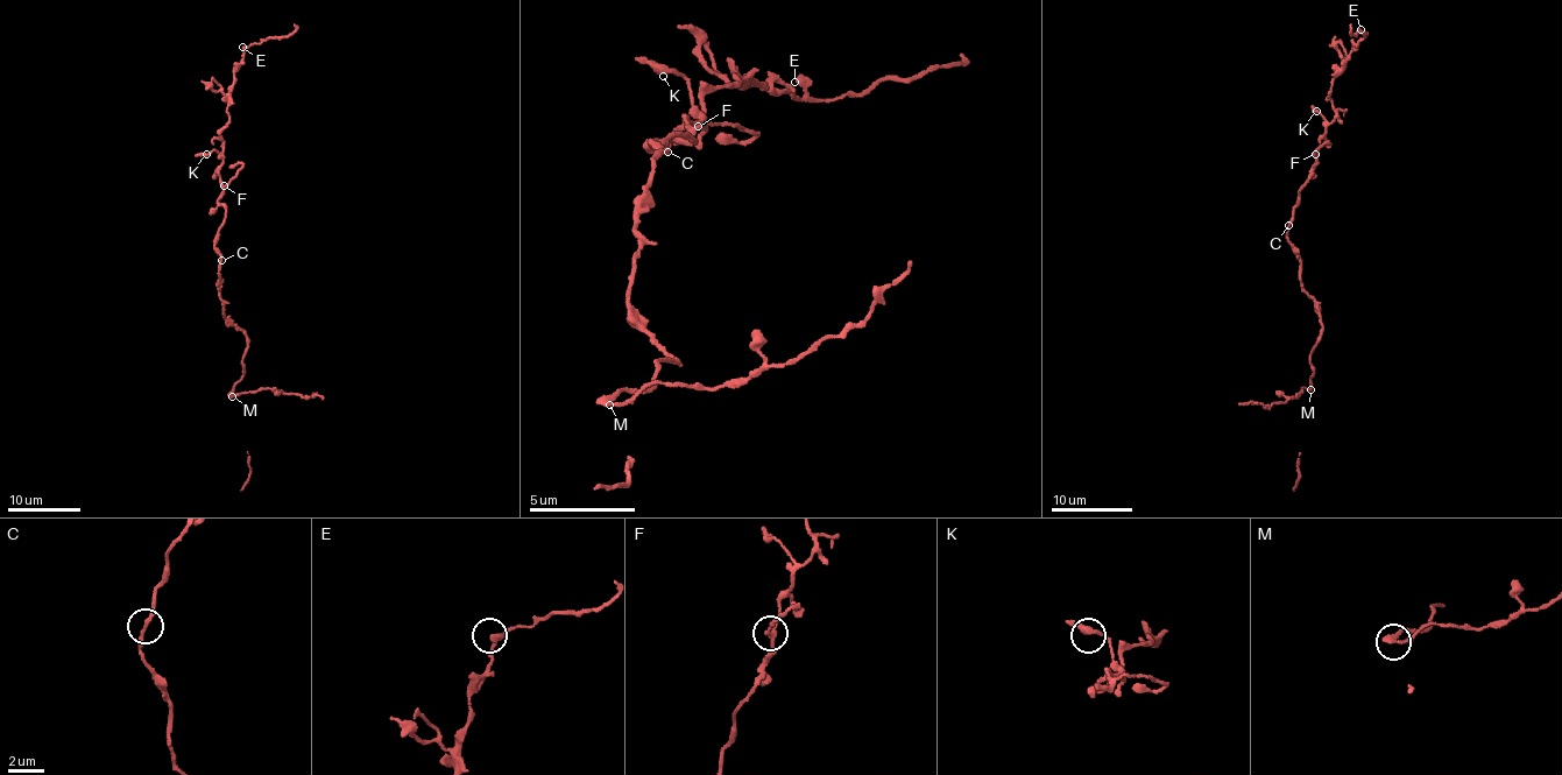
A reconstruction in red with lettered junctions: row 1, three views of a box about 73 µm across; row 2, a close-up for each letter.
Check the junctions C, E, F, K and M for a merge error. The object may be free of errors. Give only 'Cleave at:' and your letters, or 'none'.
Cleave at: M

